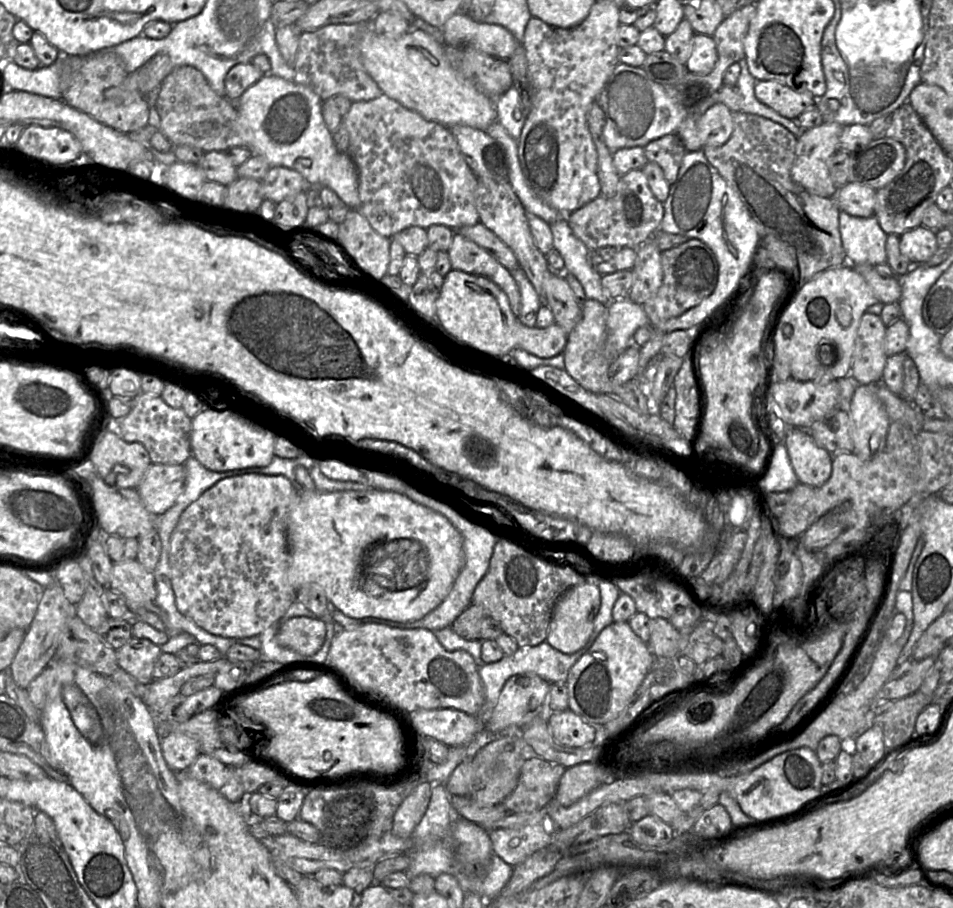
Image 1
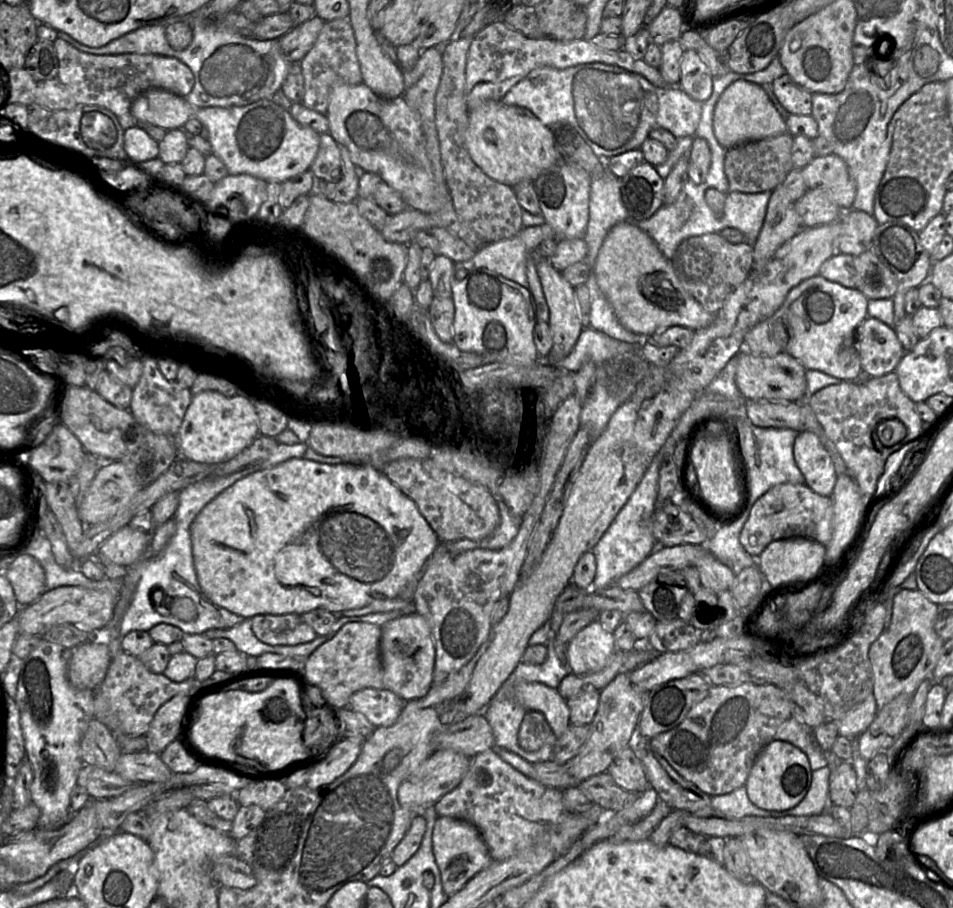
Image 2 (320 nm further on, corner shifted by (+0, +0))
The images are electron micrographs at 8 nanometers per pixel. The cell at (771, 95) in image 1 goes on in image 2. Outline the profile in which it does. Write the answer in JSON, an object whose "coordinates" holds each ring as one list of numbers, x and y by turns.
{"coordinates":[[788,74,775,79,772,90,789,114,812,114,812,93,797,84]]}

